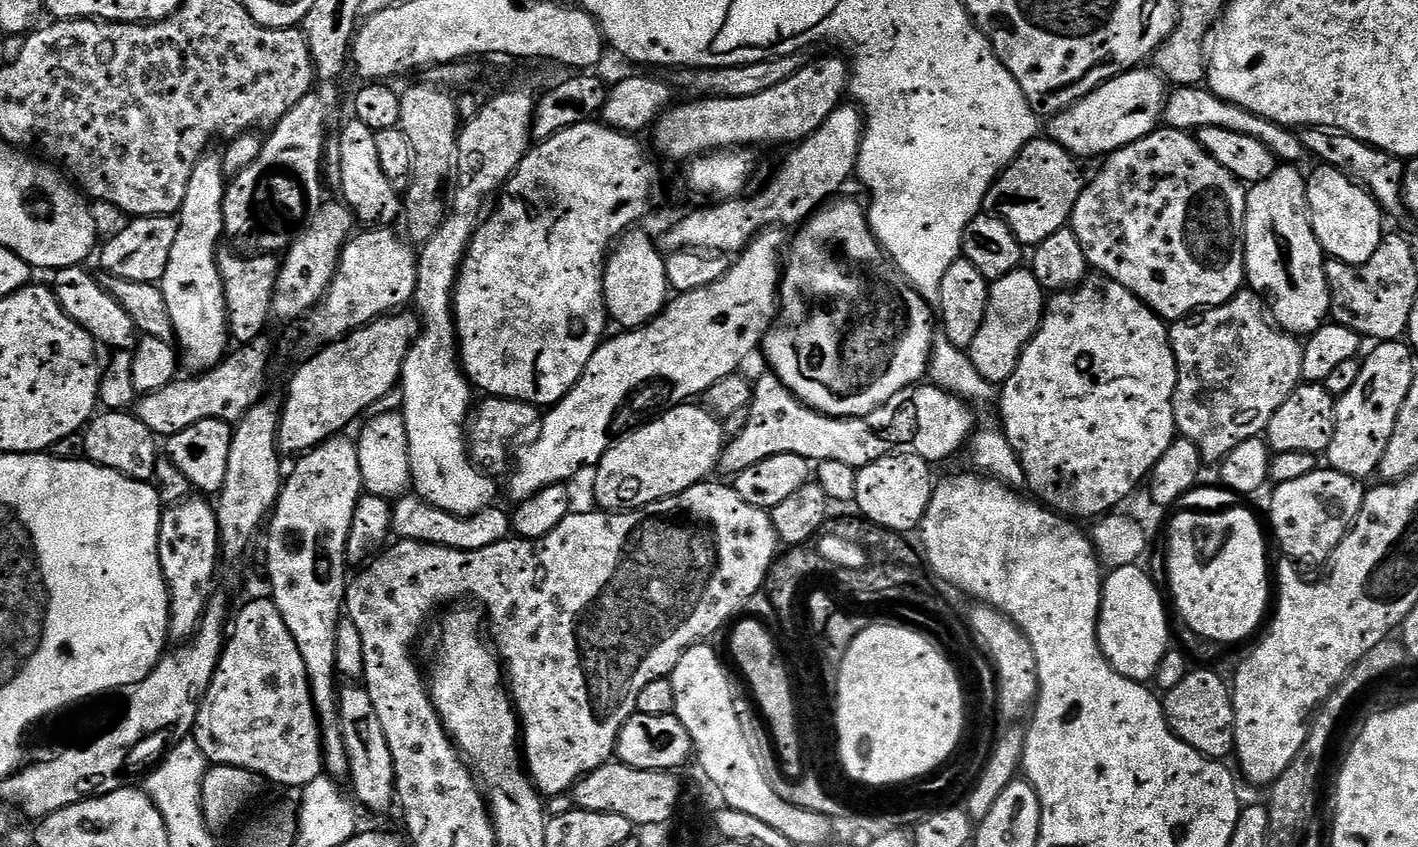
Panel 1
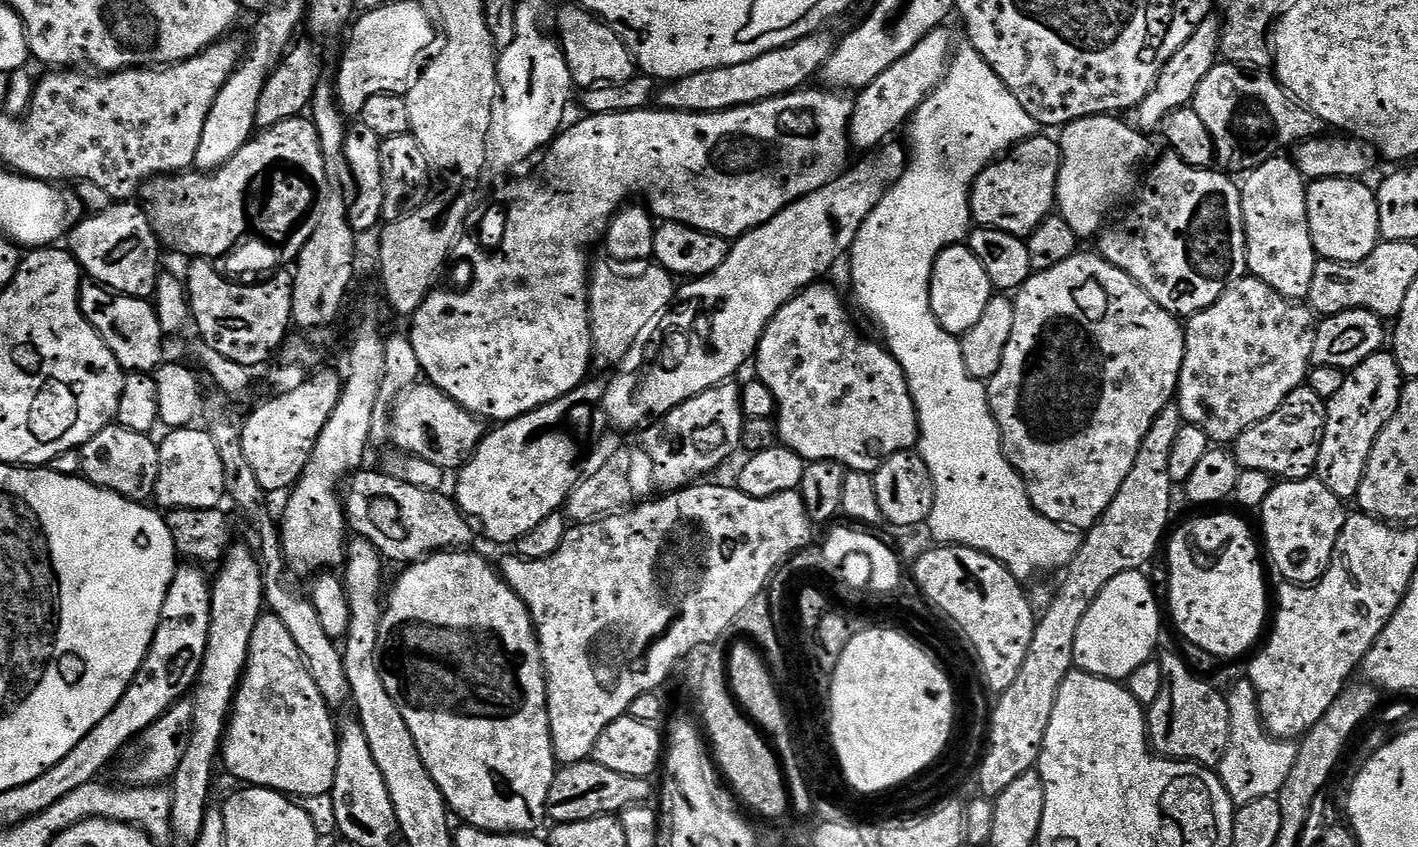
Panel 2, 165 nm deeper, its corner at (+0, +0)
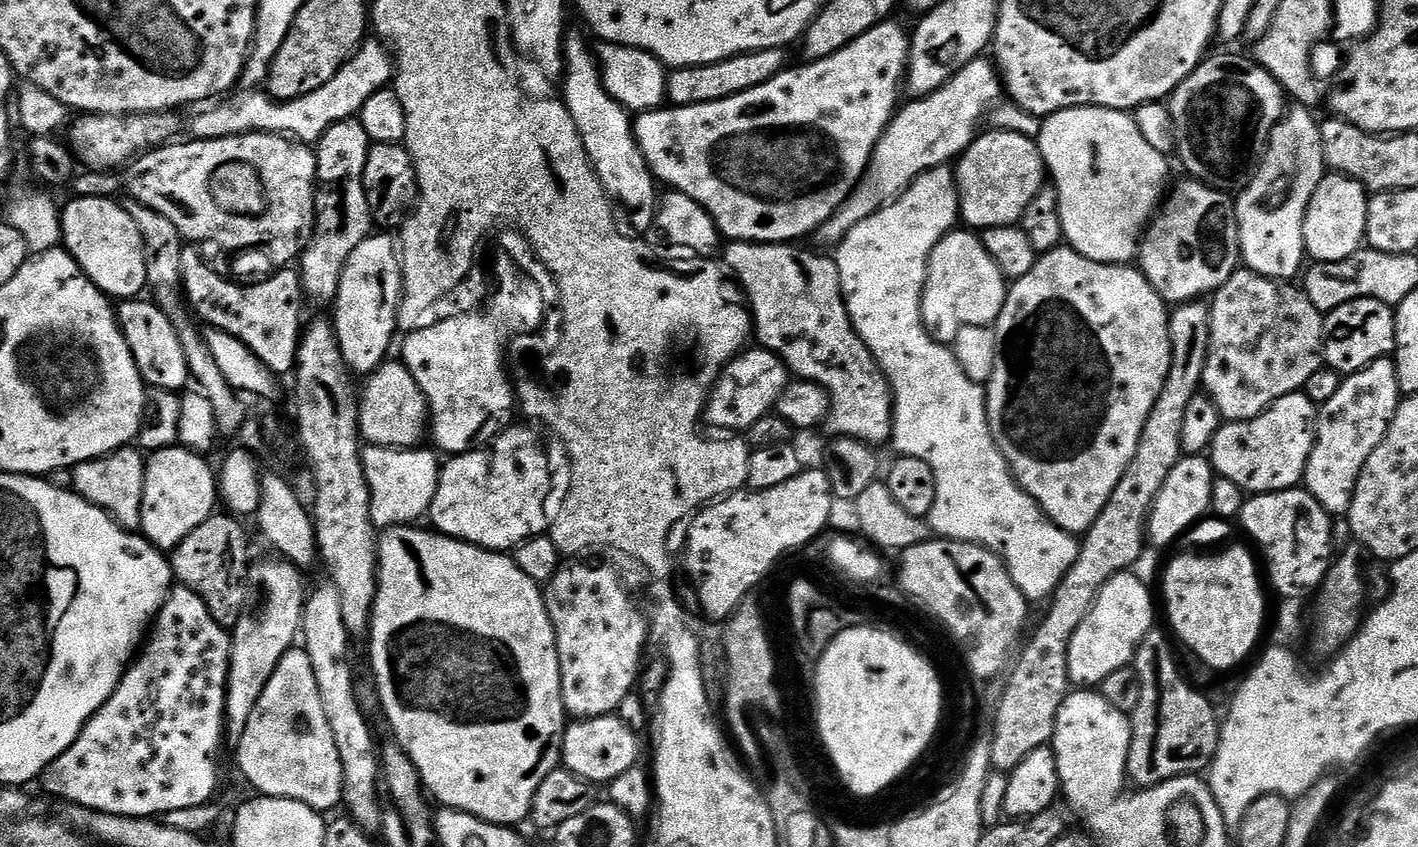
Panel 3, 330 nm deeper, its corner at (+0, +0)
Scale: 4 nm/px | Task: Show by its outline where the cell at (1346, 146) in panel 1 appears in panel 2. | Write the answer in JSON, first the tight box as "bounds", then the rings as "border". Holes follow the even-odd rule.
{"bounds":[1190,62,1326,174],"border":[[[1218,62],[1210,70],[1210,74],[1206,74],[1202,82],[1198,82],[1198,90],[1190,105],[1210,132],[1219,167],[1232,174],[1240,171],[1247,174],[1259,164],[1265,164],[1272,157],[1281,155],[1285,151],[1283,148],[1291,149],[1311,136],[1323,136],[1326,132],[1326,125],[1309,108],[1297,104],[1275,75],[1271,71],[1264,71],[1268,70],[1260,66]]]}

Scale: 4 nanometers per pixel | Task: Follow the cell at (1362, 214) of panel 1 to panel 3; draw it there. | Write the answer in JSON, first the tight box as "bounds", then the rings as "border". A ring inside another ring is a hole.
{"bounds":[1302,175,1369,264],"border":[[[1325,175],[1318,190],[1314,190],[1314,198],[1310,198],[1310,206],[1306,210],[1306,218],[1302,226],[1304,251],[1313,261],[1322,264],[1338,262],[1360,251],[1365,243],[1368,197],[1369,193],[1364,185],[1351,180],[1349,176]]]}

